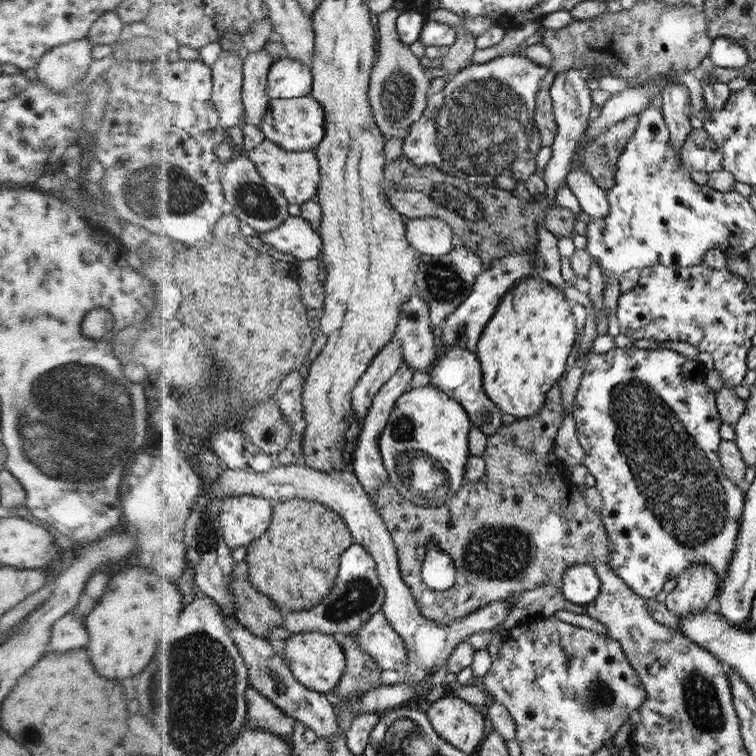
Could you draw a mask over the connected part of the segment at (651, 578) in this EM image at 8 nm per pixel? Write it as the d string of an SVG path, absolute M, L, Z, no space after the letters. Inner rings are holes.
M613 347L607 352L604 353L590 353L588 355L588 360L585 362L583 366L583 373L580 378L580 384L578 386L578 390L576 390L576 396L573 404L573 415L574 419L576 419L576 433L578 433L578 441L582 445L584 449L584 458L582 464L588 468L590 474L594 476L596 480L595 487L599 490L600 496L602 496L602 510L600 512L600 516L604 519L605 527L609 531L609 539L610 539L610 548L612 548L612 560L610 562L610 569L613 570L614 573L617 574L618 577L621 577L622 580L629 586L630 589L633 590L634 593L637 593L639 596L642 596L644 599L650 599L652 597L656 597L658 593L663 590L664 583L666 579L669 577L678 577L689 568L690 564L708 564L712 565L717 573L717 576L721 579L722 583L725 580L725 576L728 576L728 566L732 561L734 556L734 551L737 550L737 540L738 534L741 532L741 518L742 515L745 514L745 492L737 485L734 484L733 481L729 479L725 475L724 466L721 464L721 460L718 460L718 444L721 444L720 434L718 434L718 428L720 428L720 412L718 412L718 407L716 403L716 393L712 392L712 389L709 387L708 382L704 382L704 378L702 378L702 374L700 374L699 362L696 360L690 360L690 358L686 358L682 354L679 354L672 349L656 349L656 350L645 350L645 349L635 349L633 347Z

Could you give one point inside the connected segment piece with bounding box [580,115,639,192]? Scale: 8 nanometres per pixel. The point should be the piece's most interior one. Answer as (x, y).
(599, 159)

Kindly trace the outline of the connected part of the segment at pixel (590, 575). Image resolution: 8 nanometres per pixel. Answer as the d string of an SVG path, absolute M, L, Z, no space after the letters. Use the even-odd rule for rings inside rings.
M576 564L565 572L561 588L566 601L588 606L599 596L601 581L594 567Z

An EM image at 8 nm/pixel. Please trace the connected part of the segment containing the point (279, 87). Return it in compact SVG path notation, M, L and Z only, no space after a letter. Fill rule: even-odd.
M285 58L276 61L269 74L269 94L272 99L296 99L313 95L313 67L301 60Z

